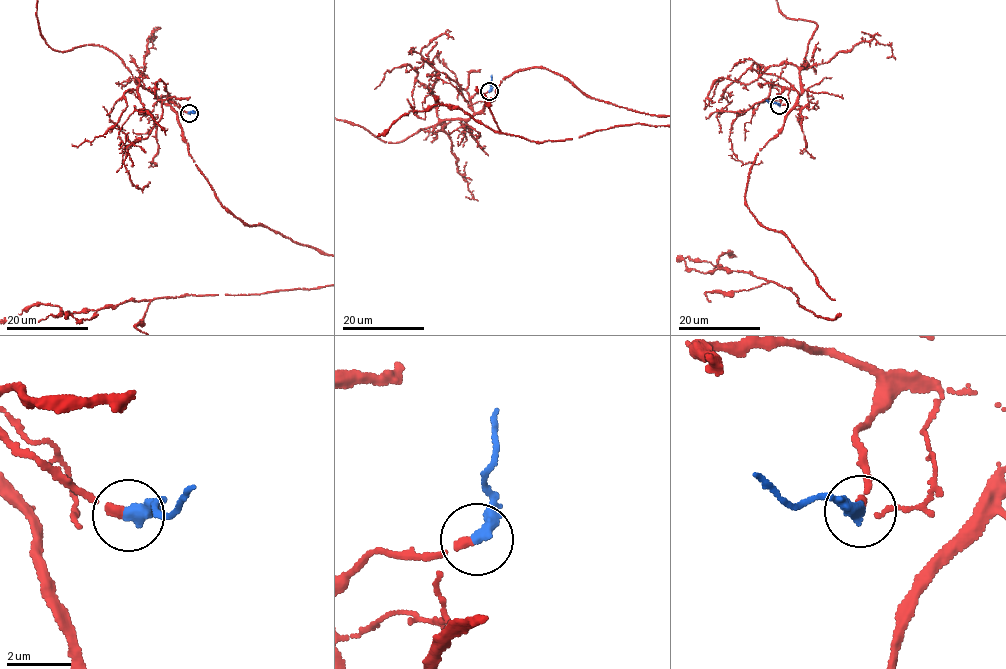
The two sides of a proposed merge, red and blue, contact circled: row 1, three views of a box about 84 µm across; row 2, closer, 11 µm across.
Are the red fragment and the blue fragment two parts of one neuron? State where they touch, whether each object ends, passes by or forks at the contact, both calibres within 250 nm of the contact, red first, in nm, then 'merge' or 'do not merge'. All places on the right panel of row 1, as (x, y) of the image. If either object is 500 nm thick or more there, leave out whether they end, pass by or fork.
(779, 105) | red ends | blue ends | 240/400 nm | merge

